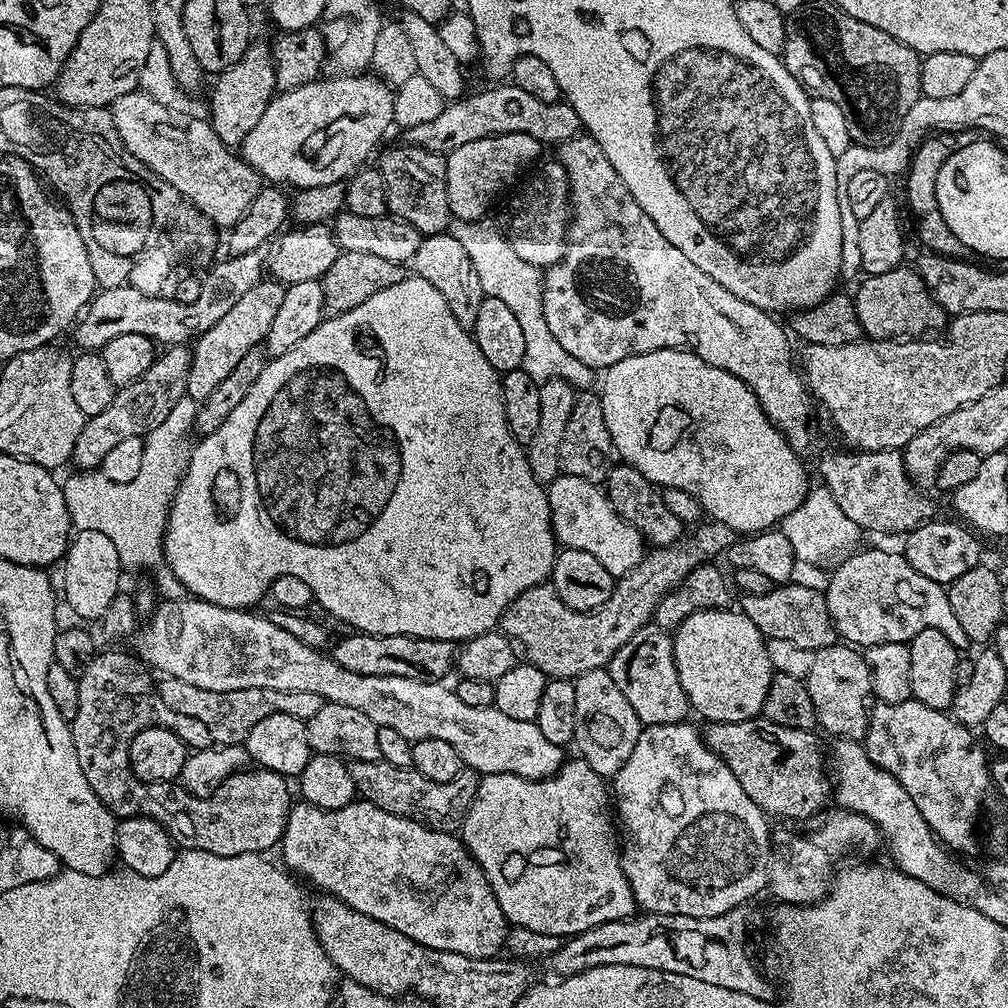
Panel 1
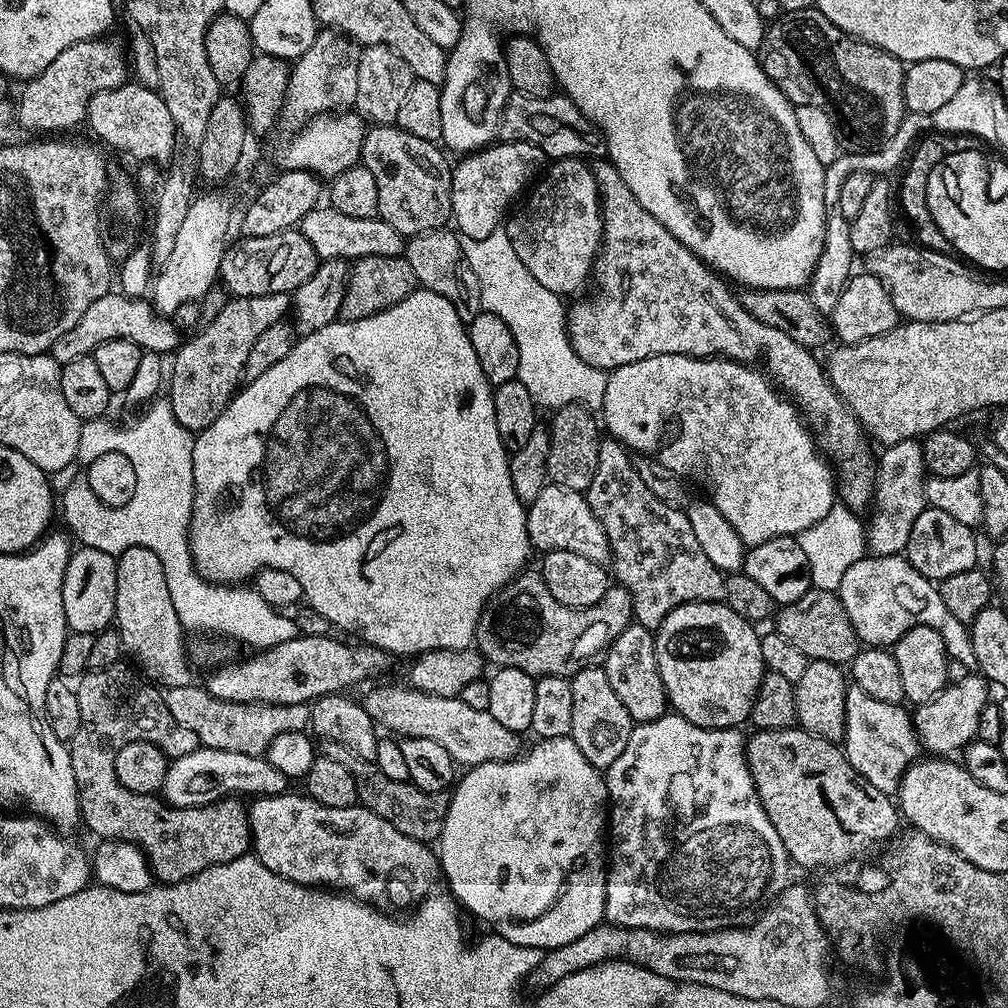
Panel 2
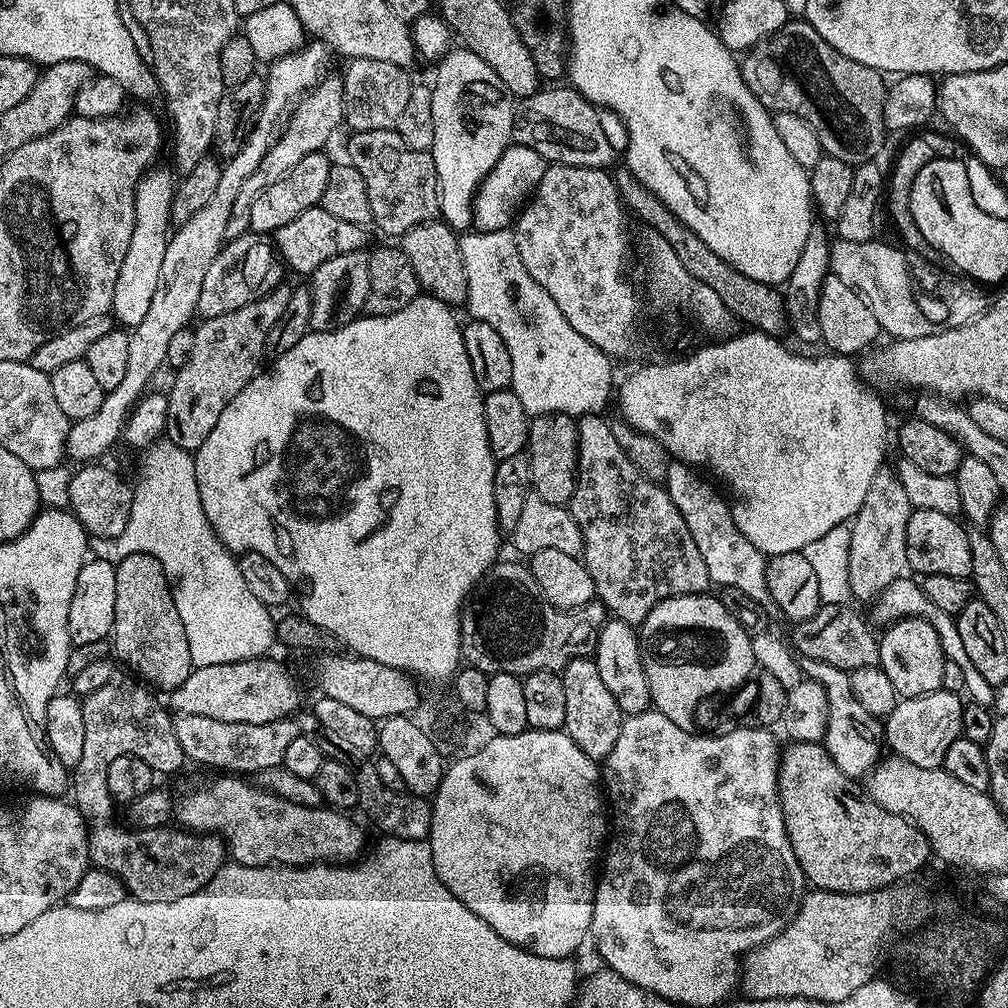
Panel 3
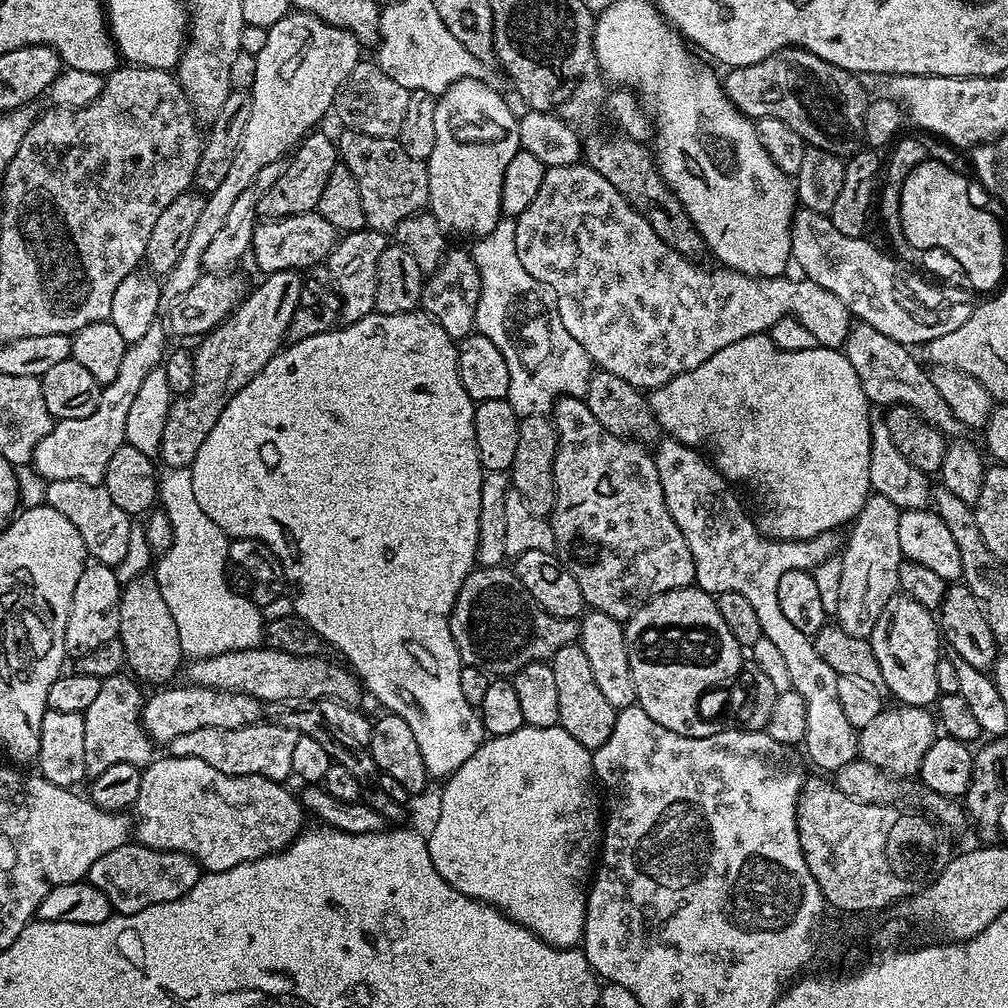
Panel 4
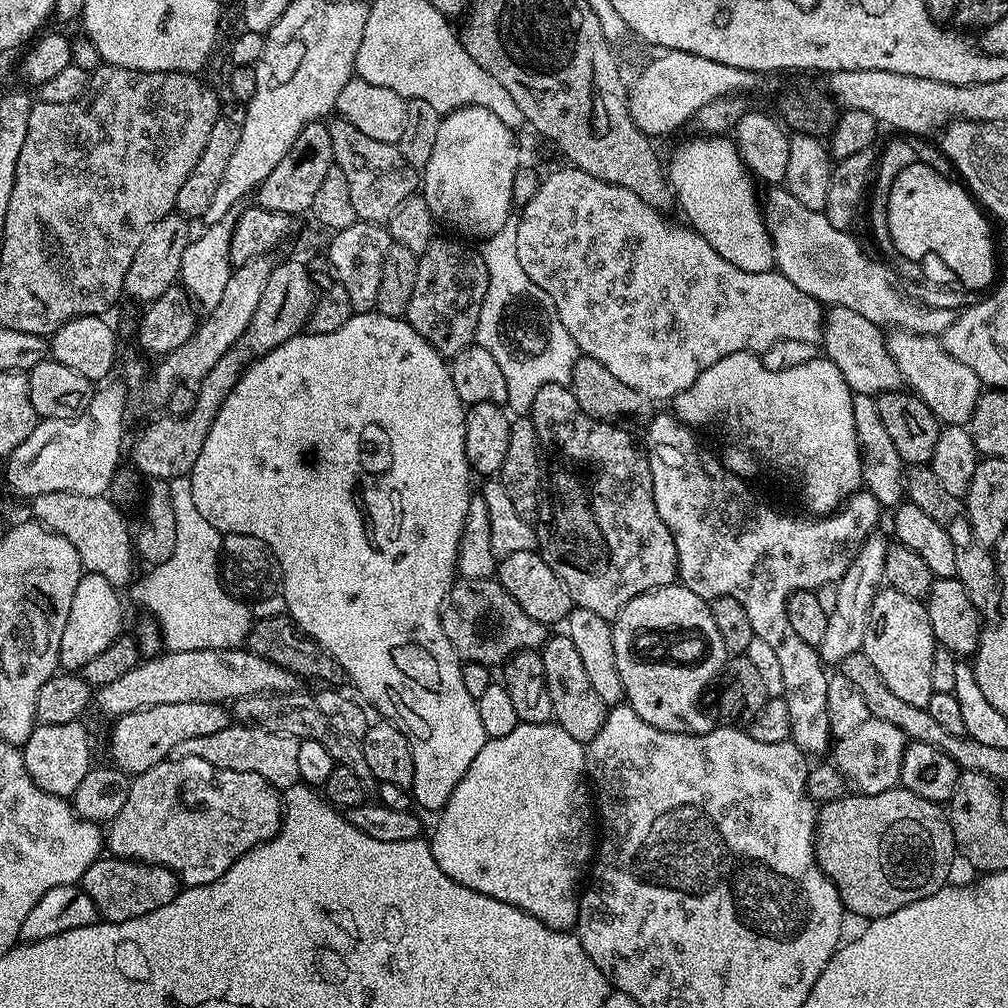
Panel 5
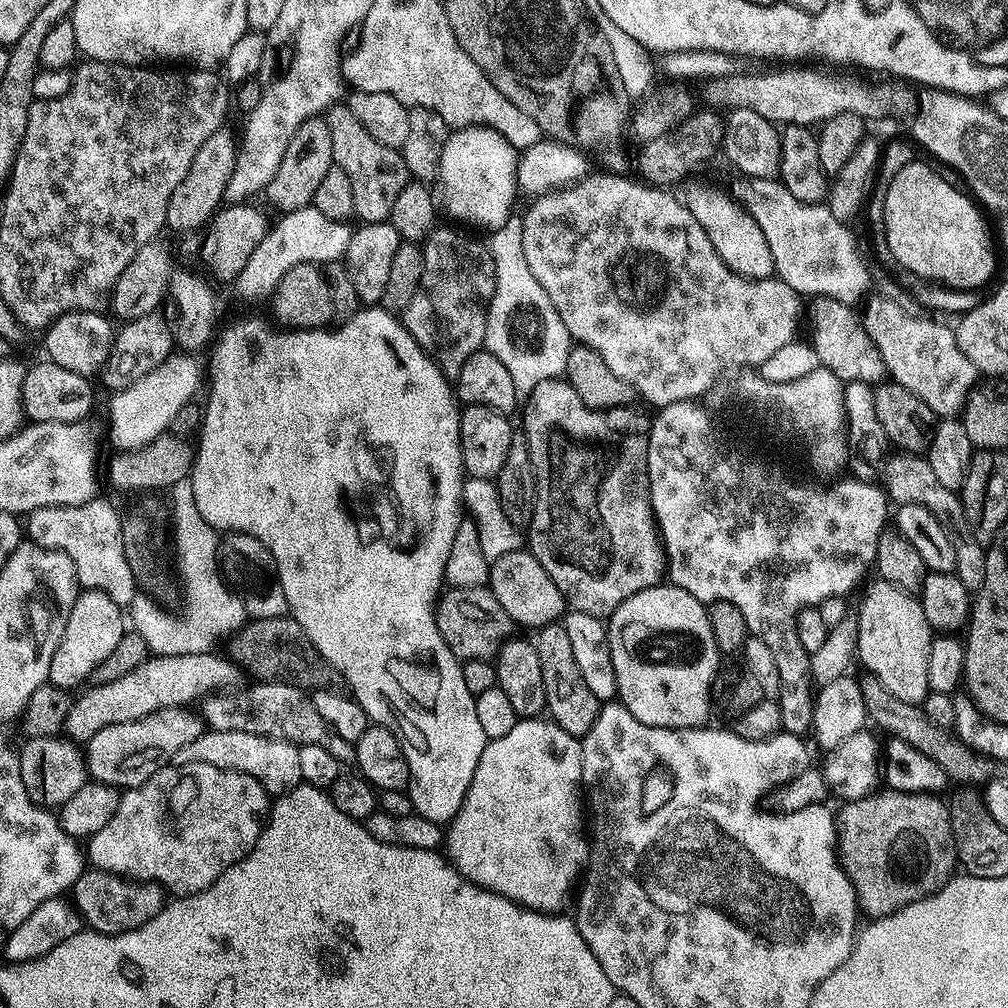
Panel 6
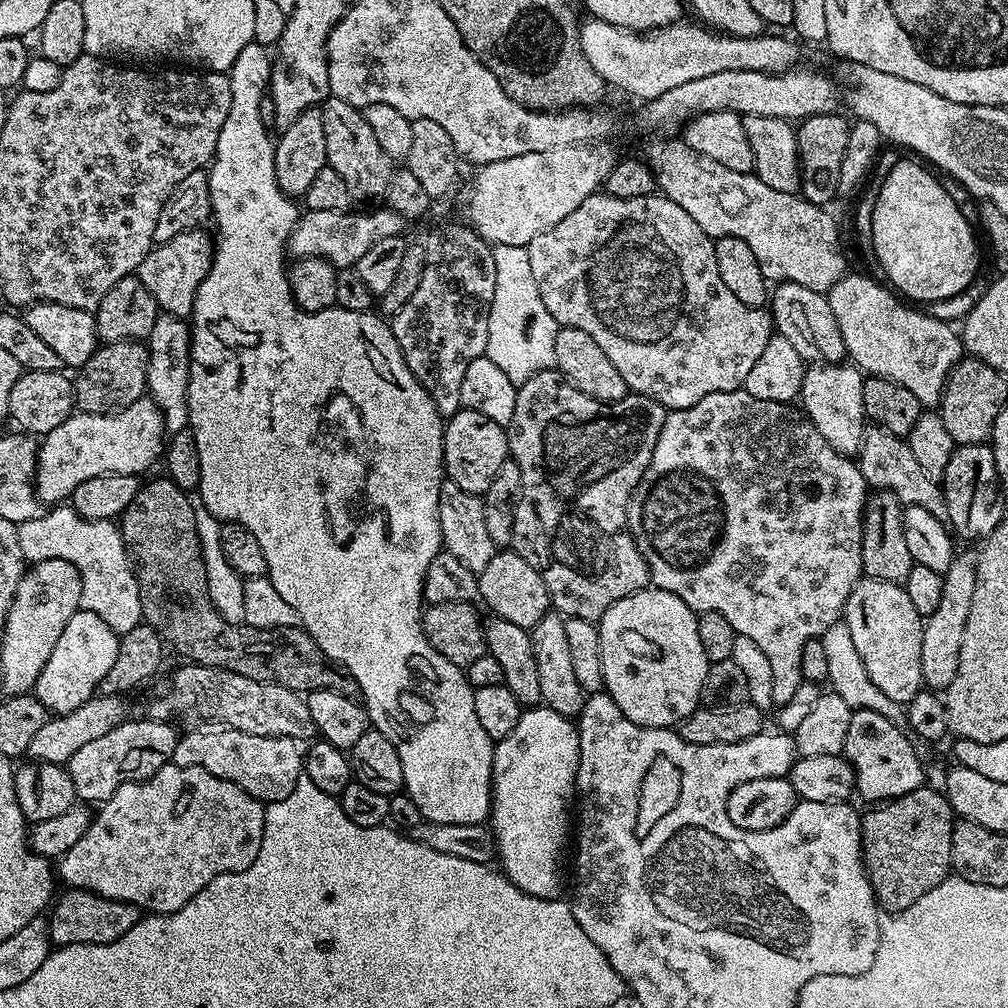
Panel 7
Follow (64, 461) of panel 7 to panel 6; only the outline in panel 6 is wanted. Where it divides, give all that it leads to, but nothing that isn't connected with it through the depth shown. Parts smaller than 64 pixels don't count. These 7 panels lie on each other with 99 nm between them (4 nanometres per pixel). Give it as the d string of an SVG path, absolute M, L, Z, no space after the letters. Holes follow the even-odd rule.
M169 358L163 360L150 374L138 378L128 388L115 393L108 404L108 436L112 439L112 444L120 452L135 452L147 444L157 440L158 437L165 435L169 431L174 414L180 411L187 404L193 403L197 399L196 391L202 388L202 368L195 364L195 359L180 358L175 364L175 359Z

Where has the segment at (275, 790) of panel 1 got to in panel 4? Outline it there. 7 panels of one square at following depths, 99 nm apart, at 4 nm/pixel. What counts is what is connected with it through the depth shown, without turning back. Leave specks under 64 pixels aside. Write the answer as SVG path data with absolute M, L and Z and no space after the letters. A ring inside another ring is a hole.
M120 673L112 675L110 678L101 681L99 692L94 698L91 706L82 713L85 727L85 775L95 778L102 770L106 770L109 766L114 766L120 761L129 761L138 769L145 769L152 763L156 750L151 737L145 731L143 726L143 706L145 702L144 693L138 688L139 683L129 675ZM129 842L118 846L114 850L110 850L106 854L102 854L102 858L98 858L98 862L94 862L94 866L90 866L86 880L98 890L102 890L102 894L106 894L106 898L112 904L113 913L121 916L129 916L130 914L138 914L138 910L142 910L146 906L154 906L162 902L170 902L188 895L188 891L199 882L202 875L202 869L192 857L182 854L181 852L159 852L153 848L148 848L139 842Z

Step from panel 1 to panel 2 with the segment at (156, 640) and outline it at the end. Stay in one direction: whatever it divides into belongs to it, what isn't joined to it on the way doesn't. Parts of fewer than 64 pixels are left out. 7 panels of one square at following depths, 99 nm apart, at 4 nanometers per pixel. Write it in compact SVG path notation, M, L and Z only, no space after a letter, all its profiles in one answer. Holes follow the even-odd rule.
M405 686L405 688L376 688L368 697L363 697L362 703L381 729L389 728L392 731L389 733L400 738L406 736L431 738L432 741L439 742L445 750L450 750L452 759L460 766L471 766L491 760L512 760L522 752L521 737L517 733L506 730L506 726L501 726L499 722L494 722L488 710L474 710L457 697L438 697L432 693L420 692L416 688Z

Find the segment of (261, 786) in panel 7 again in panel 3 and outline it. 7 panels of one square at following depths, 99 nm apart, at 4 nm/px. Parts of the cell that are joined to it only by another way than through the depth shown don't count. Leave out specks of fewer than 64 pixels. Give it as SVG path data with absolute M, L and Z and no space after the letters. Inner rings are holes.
M202 714L177 715L173 719L173 728L177 732L178 743L185 757L196 764L220 768L225 773L237 771L236 763L241 760L251 770L263 770L270 766L283 764L290 742L300 735L300 727L295 719L289 718L278 722L247 724L246 722L218 722L218 718L202 718Z

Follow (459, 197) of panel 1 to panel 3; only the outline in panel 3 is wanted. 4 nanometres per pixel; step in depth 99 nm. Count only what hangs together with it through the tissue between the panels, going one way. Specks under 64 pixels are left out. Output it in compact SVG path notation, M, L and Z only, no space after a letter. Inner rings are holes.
M509 143L508 149L494 162L494 170L486 174L486 178L472 199L472 223L475 231L493 232L503 228L511 229L520 214L520 209L532 199L538 182L542 182L542 174L546 174L549 163L538 154L538 150L530 150L530 146Z

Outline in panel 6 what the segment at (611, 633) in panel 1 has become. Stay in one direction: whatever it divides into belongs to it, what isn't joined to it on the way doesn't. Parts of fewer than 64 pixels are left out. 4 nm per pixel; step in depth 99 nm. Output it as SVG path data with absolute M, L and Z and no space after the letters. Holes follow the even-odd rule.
M448 588L436 601L438 634L450 646L457 660L492 660L505 640L513 635L512 619L498 606L491 588Z

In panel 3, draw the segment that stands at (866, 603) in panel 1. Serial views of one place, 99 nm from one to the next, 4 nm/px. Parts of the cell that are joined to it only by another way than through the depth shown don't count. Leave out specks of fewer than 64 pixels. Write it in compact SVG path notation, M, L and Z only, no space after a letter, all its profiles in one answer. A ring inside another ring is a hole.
M901 578L890 582L890 586L886 586L886 590L882 590L879 596L876 597L874 603L871 605L873 621L881 620L881 625L887 626L893 620L904 620L908 616L917 616L919 620L929 620L933 626L938 630L938 638L944 647L944 655L958 663L965 674L964 692L967 699L973 704L987 704L993 703L997 689L990 682L986 682L986 678L982 678L982 674L978 674L978 669L970 663L966 658L966 650L962 647L962 642L958 638L958 626L956 621L950 614L946 614L942 610L938 610L938 606L934 606L934 602L930 602L930 598L926 598L923 587L919 583L916 584L909 578Z

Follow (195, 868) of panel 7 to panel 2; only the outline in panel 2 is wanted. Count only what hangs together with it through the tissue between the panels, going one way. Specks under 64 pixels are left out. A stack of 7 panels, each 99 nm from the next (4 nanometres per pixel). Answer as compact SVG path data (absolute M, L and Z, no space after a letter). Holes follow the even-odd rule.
M289 790L281 796L261 796L253 799L248 808L252 831L251 851L262 862L262 866L266 866L266 870L299 884L339 890L373 906L404 904L407 900L419 902L435 889L432 887L436 879L441 879L442 873L437 853L427 843L399 833L394 826L368 808L327 808L306 794L295 796L294 792Z

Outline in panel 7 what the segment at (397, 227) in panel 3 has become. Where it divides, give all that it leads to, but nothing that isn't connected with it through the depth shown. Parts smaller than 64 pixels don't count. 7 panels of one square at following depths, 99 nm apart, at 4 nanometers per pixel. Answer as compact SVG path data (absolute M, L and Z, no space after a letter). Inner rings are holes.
M329 95L328 99L319 105L319 109L322 114L322 127L326 134L327 165L336 170L339 177L346 182L353 201L387 197L394 162L386 154L386 150L382 150L382 145L370 130L363 111L350 106L350 102L342 102L342 98L334 95Z

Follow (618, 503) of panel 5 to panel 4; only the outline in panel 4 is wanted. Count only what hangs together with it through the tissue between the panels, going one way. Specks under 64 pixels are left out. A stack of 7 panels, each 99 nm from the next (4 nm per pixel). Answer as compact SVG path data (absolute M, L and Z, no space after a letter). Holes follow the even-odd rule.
M561 396L552 405L550 419L556 428L556 457L554 458L556 501L552 507L550 523L556 539L556 552L570 570L570 574L574 574L574 578L578 582L578 590L582 590L585 605L593 612L610 614L610 618L626 622L642 605L653 600L655 596L661 596L679 588L693 587L696 582L694 558L690 554L690 546L686 546L686 538L682 534L682 530L678 530L678 522L674 522L674 518L666 506L666 498L662 490L662 482L658 478L658 466L653 453L643 444L636 444L633 440L623 440L618 438L618 434L610 434L610 430L606 430L606 426L602 426L602 422L598 422L598 418L594 418L594 414L590 414L588 405L579 396Z

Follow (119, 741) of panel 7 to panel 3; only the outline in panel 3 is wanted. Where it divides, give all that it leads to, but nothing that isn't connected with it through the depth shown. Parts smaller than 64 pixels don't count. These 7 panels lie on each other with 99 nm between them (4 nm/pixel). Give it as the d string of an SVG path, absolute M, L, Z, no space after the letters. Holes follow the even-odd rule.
M261 658L226 662L218 666L193 667L186 682L170 692L171 711L182 716L202 714L202 718L218 718L218 722L247 724L289 719L301 707L300 684L292 677L292 672L286 665L272 659Z

